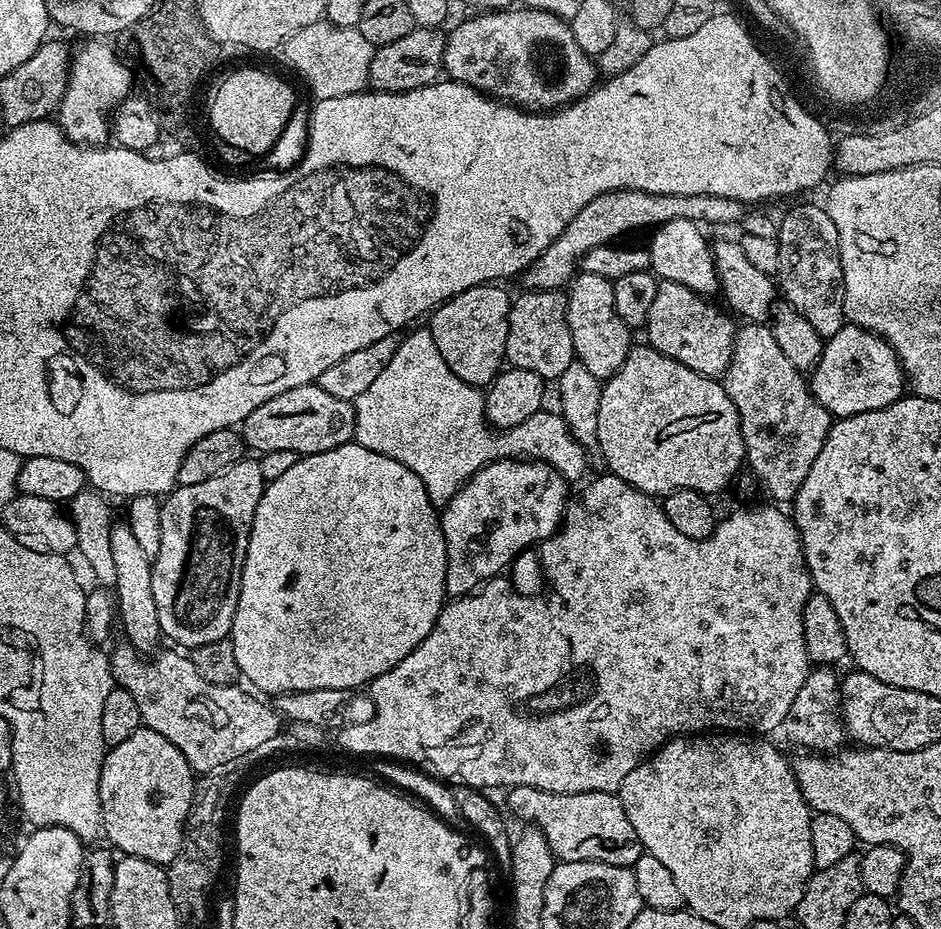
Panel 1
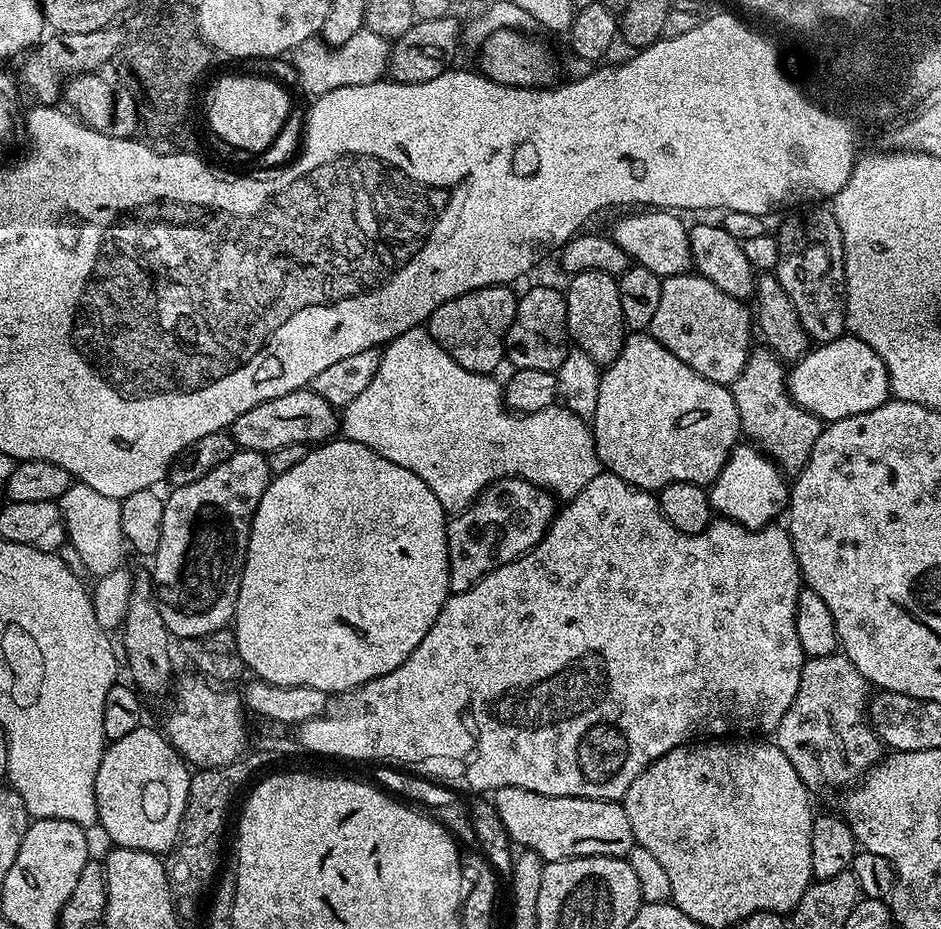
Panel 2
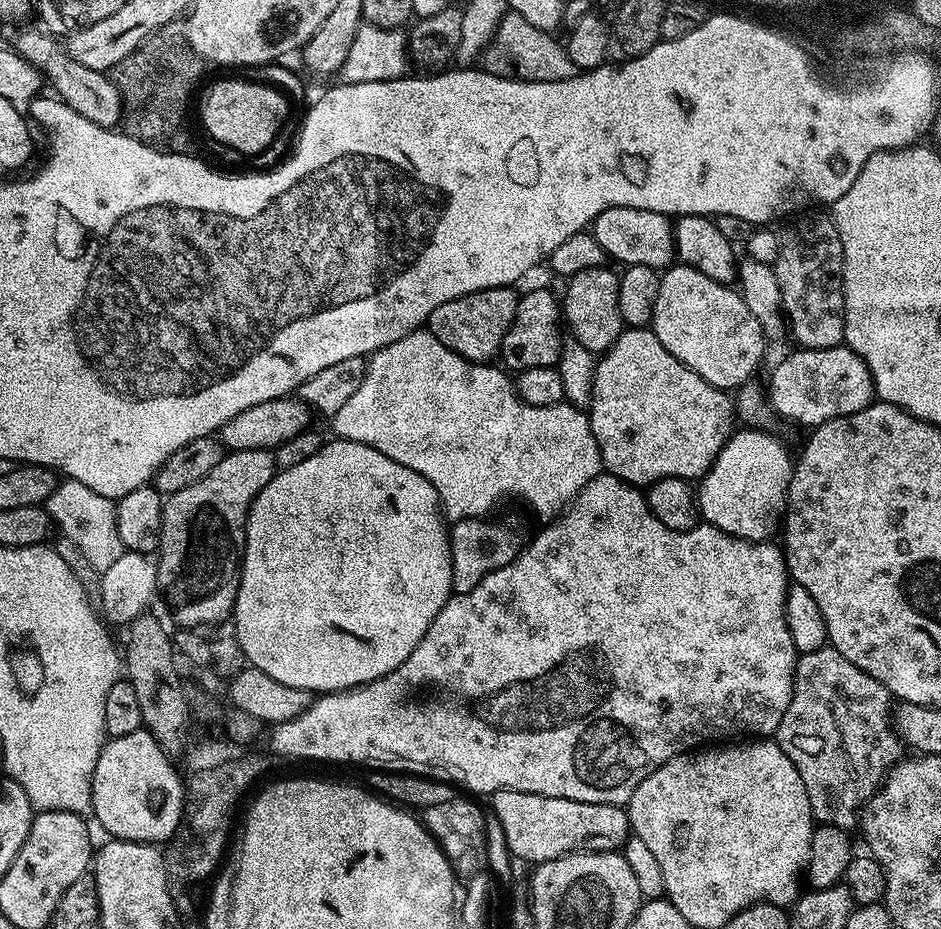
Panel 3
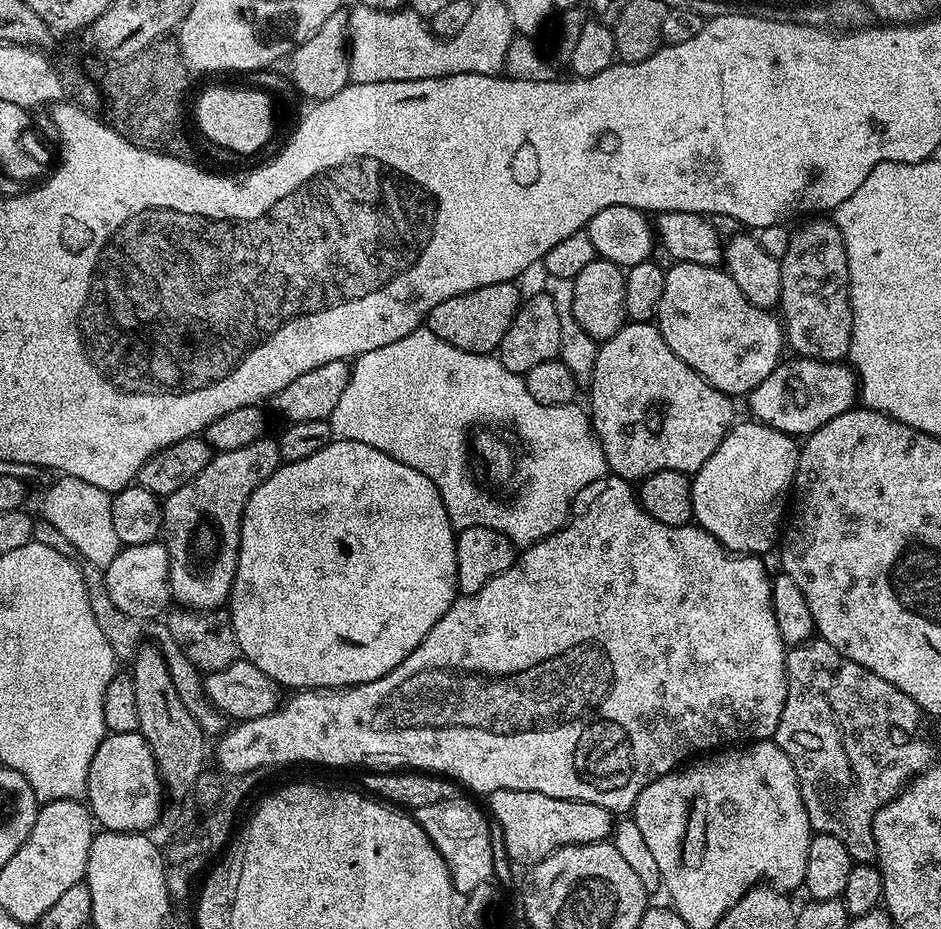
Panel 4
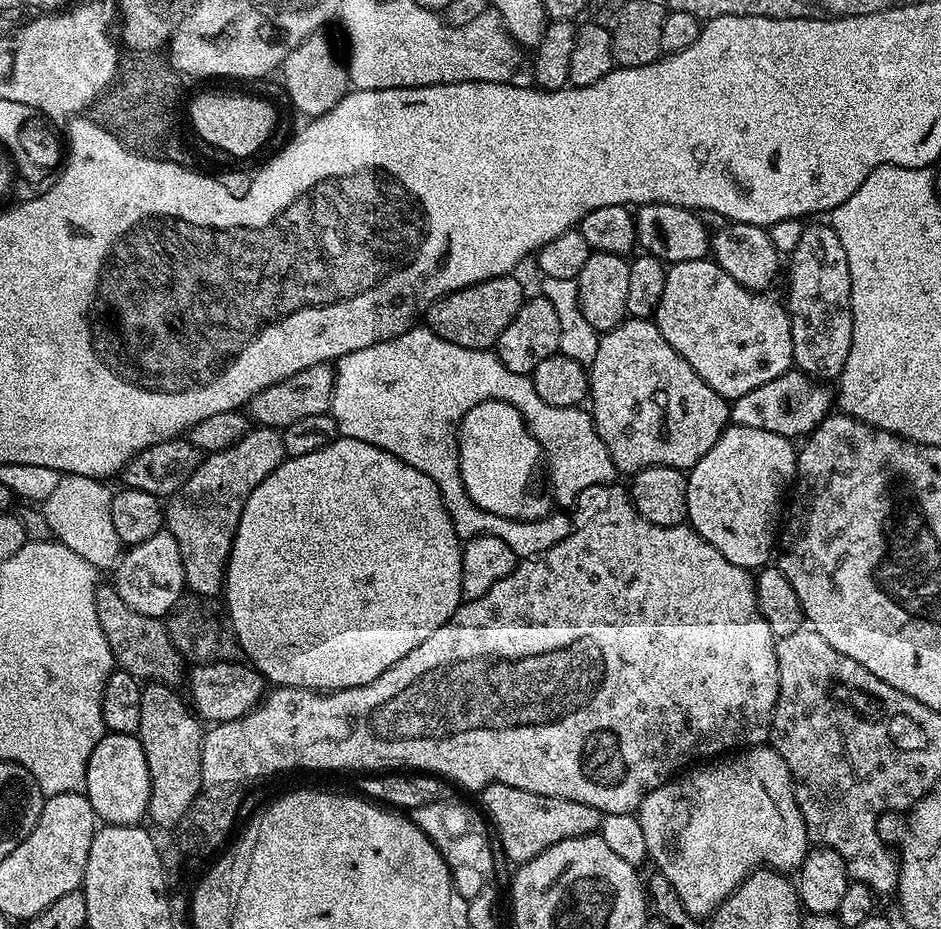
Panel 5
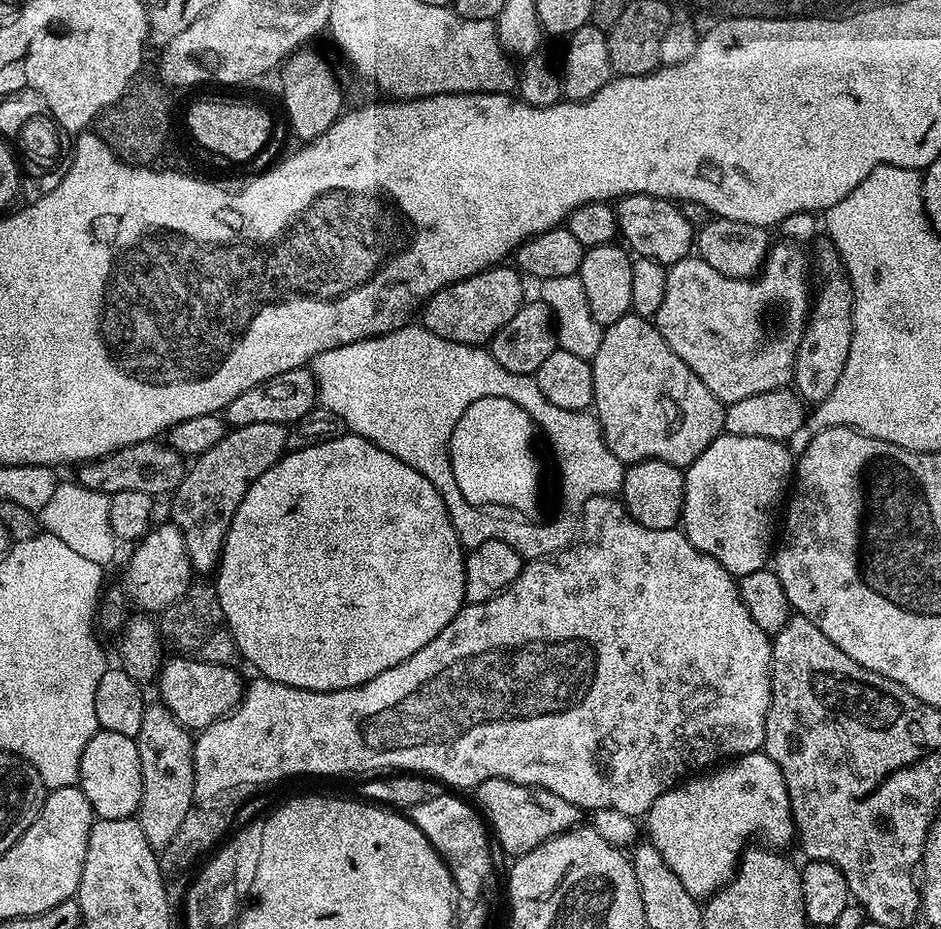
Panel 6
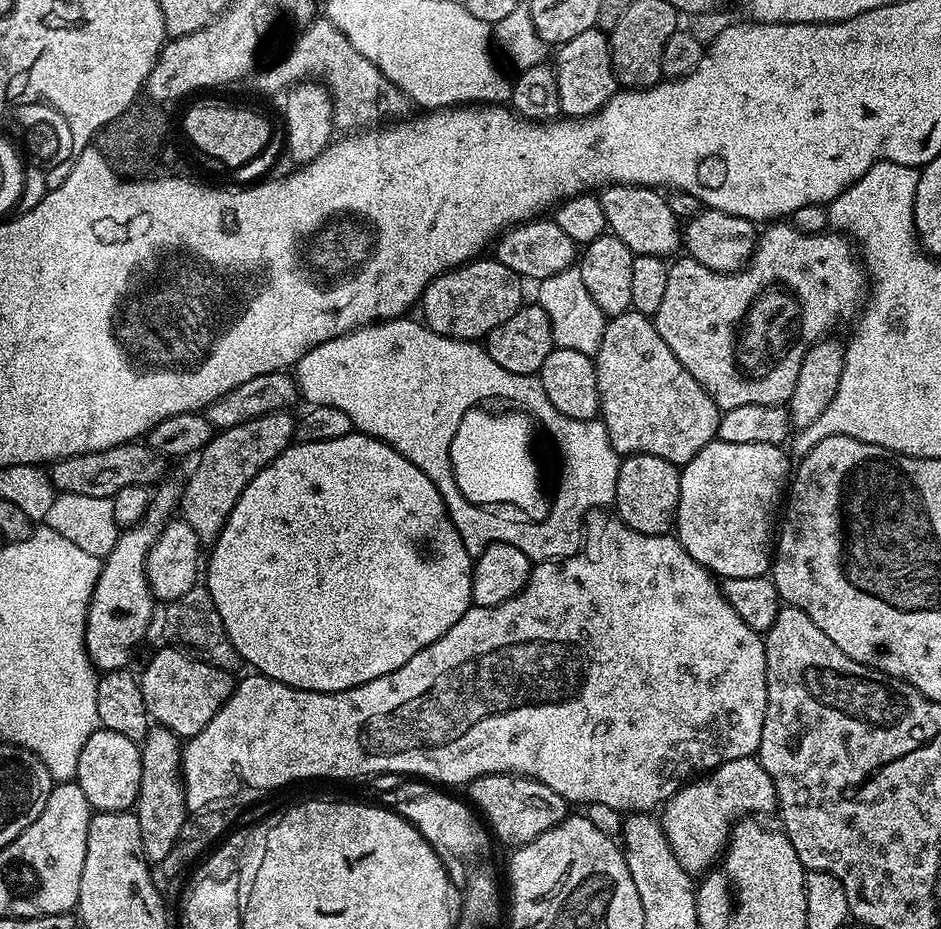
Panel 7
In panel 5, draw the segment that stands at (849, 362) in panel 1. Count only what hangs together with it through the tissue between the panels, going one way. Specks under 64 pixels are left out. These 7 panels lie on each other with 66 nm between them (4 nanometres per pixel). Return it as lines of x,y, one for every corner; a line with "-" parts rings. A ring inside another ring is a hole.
799,370
783,372
774,382
742,394
742,398
731,401
730,420
738,426
754,426
754,430
770,430
789,438
807,437
834,408
834,392
827,383
814,382
811,376

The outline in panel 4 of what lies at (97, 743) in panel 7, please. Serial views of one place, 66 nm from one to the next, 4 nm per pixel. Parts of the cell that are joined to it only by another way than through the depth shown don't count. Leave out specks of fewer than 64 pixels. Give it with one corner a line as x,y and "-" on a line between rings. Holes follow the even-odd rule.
139,730
118,734
105,735
104,741
94,754
94,762
90,762
88,775
88,795
86,803
94,817
95,823
101,829
110,832
142,832
147,833
148,827
160,816
160,807
166,801
164,785
160,783
158,766
154,762
154,754

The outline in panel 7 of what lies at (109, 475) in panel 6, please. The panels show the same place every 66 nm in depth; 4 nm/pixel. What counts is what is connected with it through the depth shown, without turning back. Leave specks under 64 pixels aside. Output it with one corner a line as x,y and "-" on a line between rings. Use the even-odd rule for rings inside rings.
133,442
57,460
51,465
50,475
57,493
84,494
106,499
112,498
118,494
118,490
125,489
126,486
148,488
159,485
165,479
164,464
165,457
148,447
147,443

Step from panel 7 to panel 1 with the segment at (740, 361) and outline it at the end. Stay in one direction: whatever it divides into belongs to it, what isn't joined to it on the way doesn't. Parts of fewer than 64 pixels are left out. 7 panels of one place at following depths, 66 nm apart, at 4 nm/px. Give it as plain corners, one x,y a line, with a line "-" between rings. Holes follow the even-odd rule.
660,280
650,306
646,340
654,350
674,358
674,362
682,362
682,366
690,366
690,370
703,376
720,378
728,369
737,325
732,324
733,317
727,311
719,312
708,303
712,302
678,282

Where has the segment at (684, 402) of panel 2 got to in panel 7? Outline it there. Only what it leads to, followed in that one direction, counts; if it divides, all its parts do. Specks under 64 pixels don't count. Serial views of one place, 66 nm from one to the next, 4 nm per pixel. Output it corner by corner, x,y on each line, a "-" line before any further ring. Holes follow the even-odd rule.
635,310
611,317
605,323
602,346
598,346
594,359
600,395
599,419
604,421
606,434
610,434
610,442
621,457
641,452
683,466
691,462
711,440
716,439
722,410
714,398
706,394
694,374
690,374
690,370
686,370
686,366
674,358
674,350
662,342
662,334
658,334
655,323
649,317

